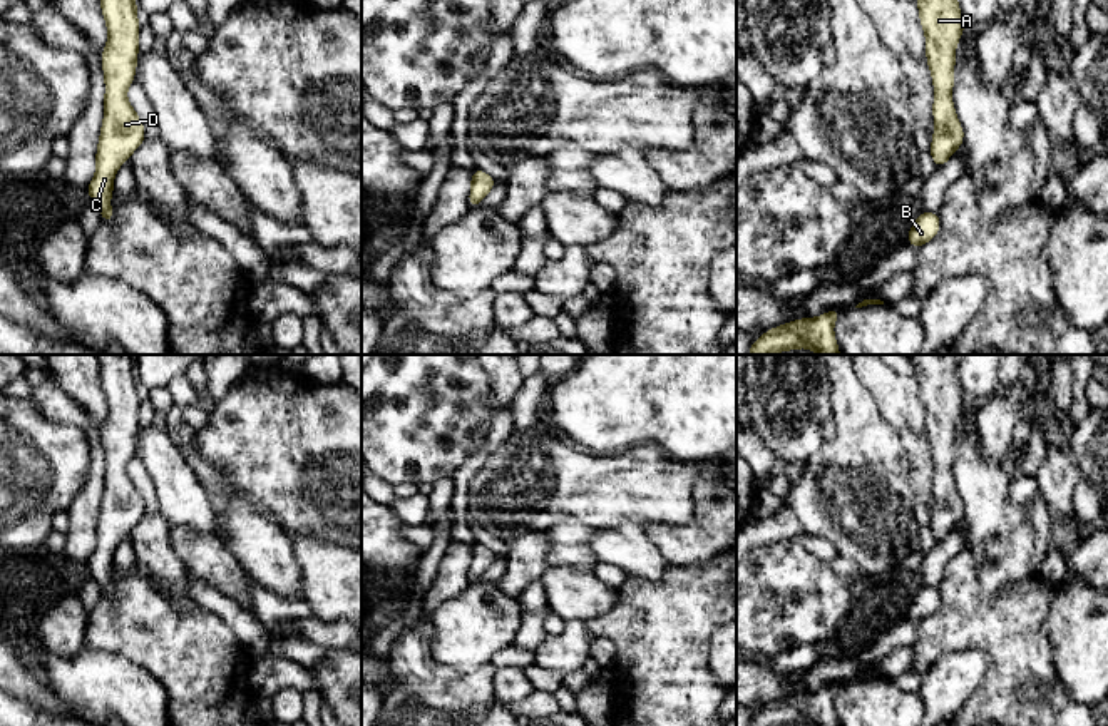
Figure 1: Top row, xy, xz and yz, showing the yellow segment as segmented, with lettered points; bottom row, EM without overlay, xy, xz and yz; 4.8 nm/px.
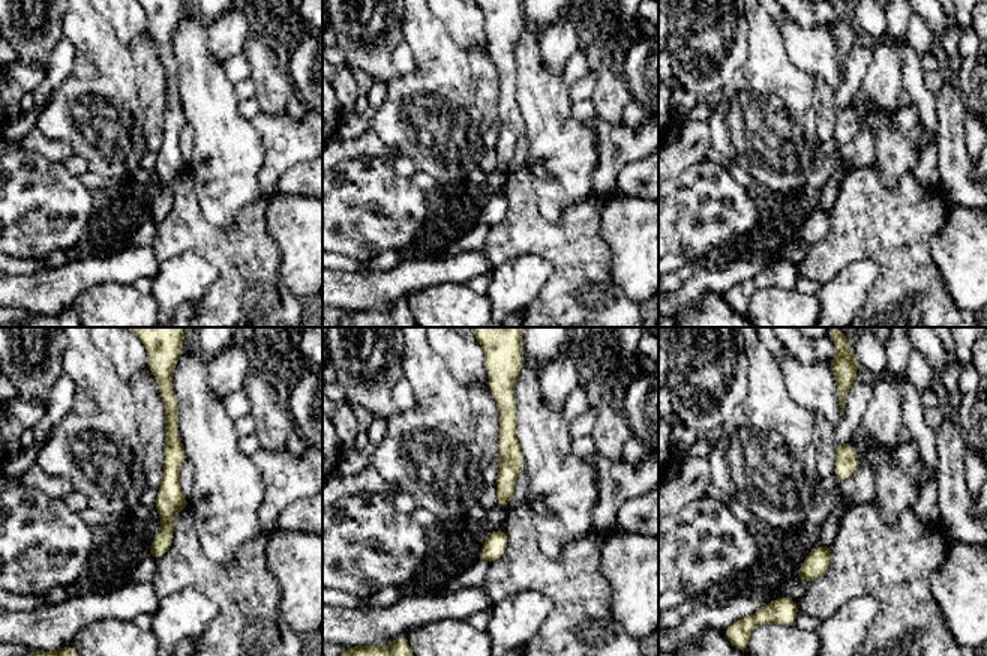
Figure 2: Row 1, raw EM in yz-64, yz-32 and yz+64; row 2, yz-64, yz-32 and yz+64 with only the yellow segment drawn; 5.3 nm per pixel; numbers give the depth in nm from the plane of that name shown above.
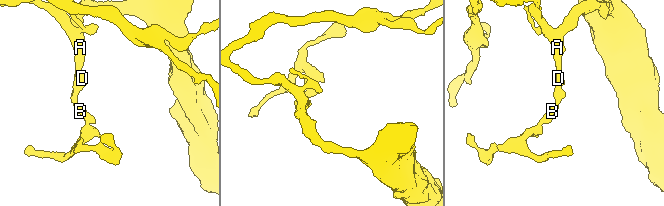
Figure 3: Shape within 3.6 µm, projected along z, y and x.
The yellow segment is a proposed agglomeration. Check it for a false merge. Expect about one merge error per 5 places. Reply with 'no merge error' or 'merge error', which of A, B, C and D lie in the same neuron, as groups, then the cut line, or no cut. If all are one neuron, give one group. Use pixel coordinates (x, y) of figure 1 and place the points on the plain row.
no merge error; groups A B C D; cut none

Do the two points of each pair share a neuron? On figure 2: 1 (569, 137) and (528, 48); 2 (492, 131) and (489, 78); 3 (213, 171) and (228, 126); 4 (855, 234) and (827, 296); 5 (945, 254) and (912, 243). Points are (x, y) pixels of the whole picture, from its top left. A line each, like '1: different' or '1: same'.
1: same
2: same
3: same
4: different
5: different

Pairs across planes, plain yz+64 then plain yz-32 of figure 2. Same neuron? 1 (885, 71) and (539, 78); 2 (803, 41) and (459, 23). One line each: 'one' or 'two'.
1: two
2: one

